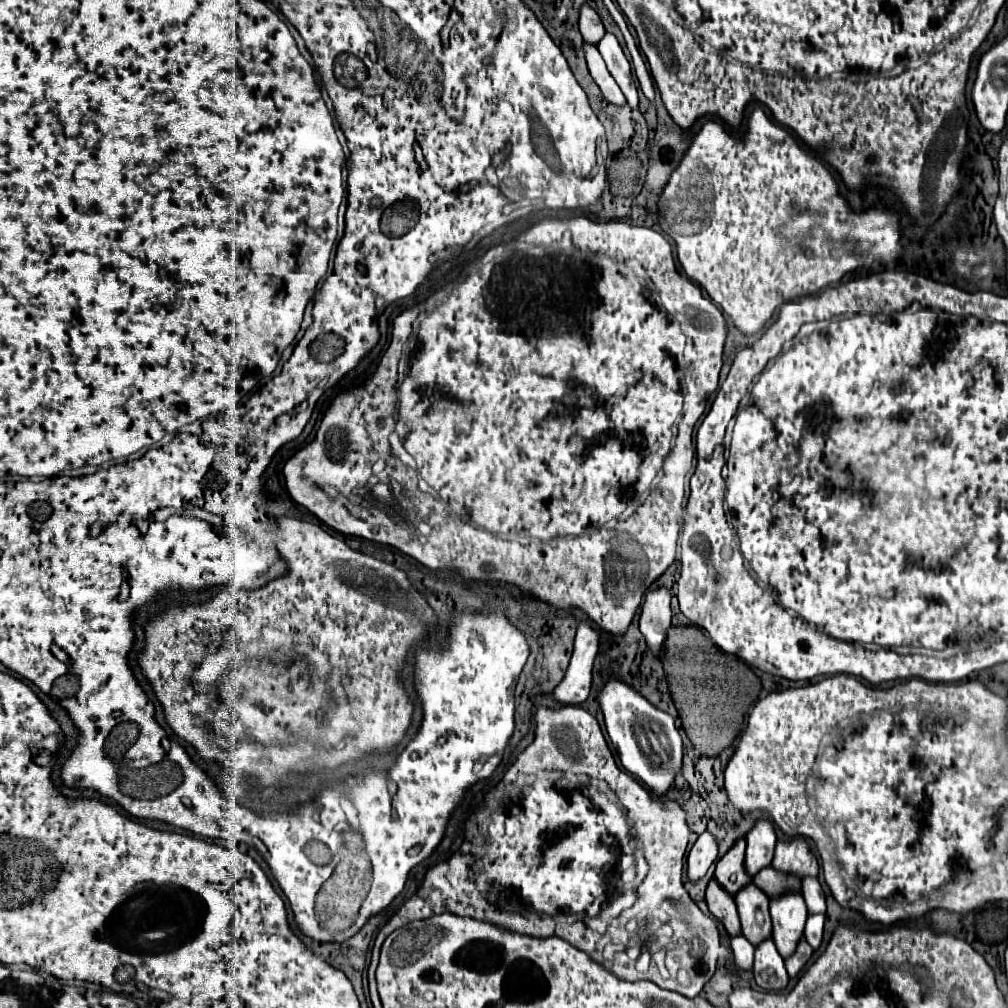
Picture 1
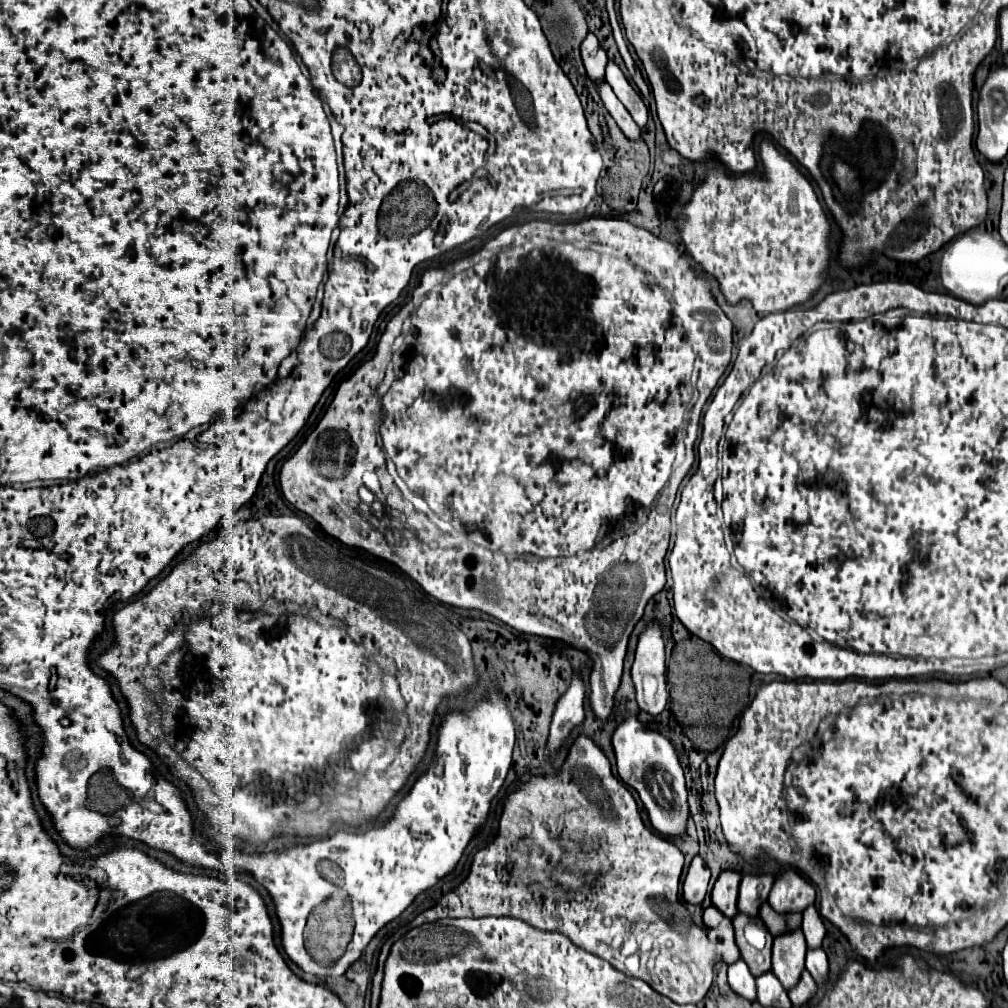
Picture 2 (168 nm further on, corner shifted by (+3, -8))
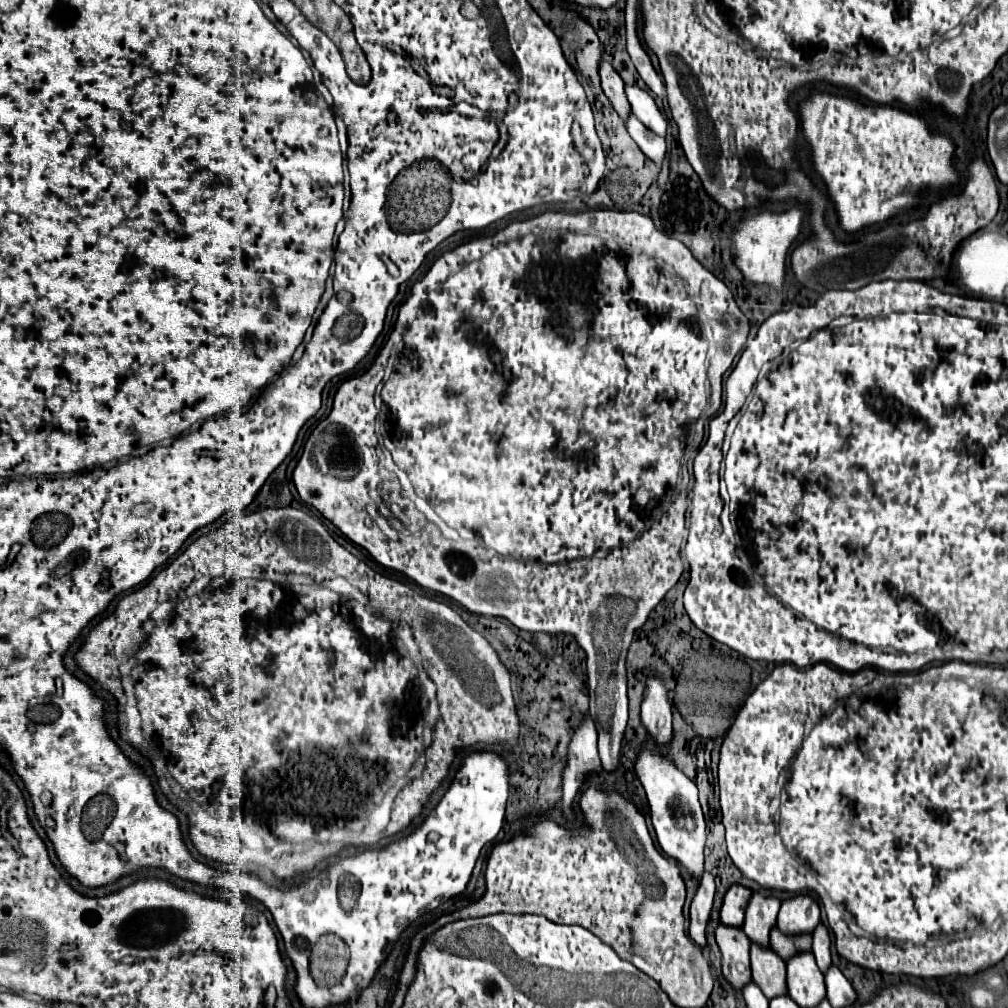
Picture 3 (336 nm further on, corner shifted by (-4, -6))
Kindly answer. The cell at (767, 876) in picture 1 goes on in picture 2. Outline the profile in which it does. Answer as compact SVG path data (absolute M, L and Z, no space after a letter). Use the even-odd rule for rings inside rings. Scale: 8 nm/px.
M762 903L760 907L760 917L764 921L764 925L768 927L768 931L776 937L788 929L796 929L800 927L800 921L802 921L802 915L800 913L778 913L770 907L770 903Z

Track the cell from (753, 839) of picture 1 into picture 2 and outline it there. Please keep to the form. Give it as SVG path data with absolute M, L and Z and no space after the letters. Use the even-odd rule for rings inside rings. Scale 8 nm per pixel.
M748 873L742 877L740 883L740 895L738 895L738 911L744 909L744 913L758 913L760 901L766 901L768 891L774 883L774 877L770 873Z

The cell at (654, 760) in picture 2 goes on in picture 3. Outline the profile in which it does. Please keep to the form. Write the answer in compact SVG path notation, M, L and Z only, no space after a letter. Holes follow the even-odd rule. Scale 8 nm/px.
M641 749L637 753L635 771L647 791L647 799L651 807L651 821L653 821L661 849L671 859L681 863L691 873L691 877L699 883L705 871L703 849L705 849L705 839L707 839L707 825L701 813L695 783L687 775L683 775L661 749L653 749L653 751Z

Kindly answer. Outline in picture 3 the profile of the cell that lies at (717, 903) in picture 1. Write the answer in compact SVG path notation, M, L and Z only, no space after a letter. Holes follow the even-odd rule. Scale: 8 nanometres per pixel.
M719 925L715 937L721 949L723 977L733 989L741 991L747 983L751 983L751 967L749 967L751 941L741 929L731 929L723 925Z

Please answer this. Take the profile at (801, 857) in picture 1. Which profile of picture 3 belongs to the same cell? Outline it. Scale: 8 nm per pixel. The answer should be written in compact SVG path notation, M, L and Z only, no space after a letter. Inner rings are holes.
M809 894L787 899L781 903L777 927L783 935L805 935L813 933L821 923L819 902Z

